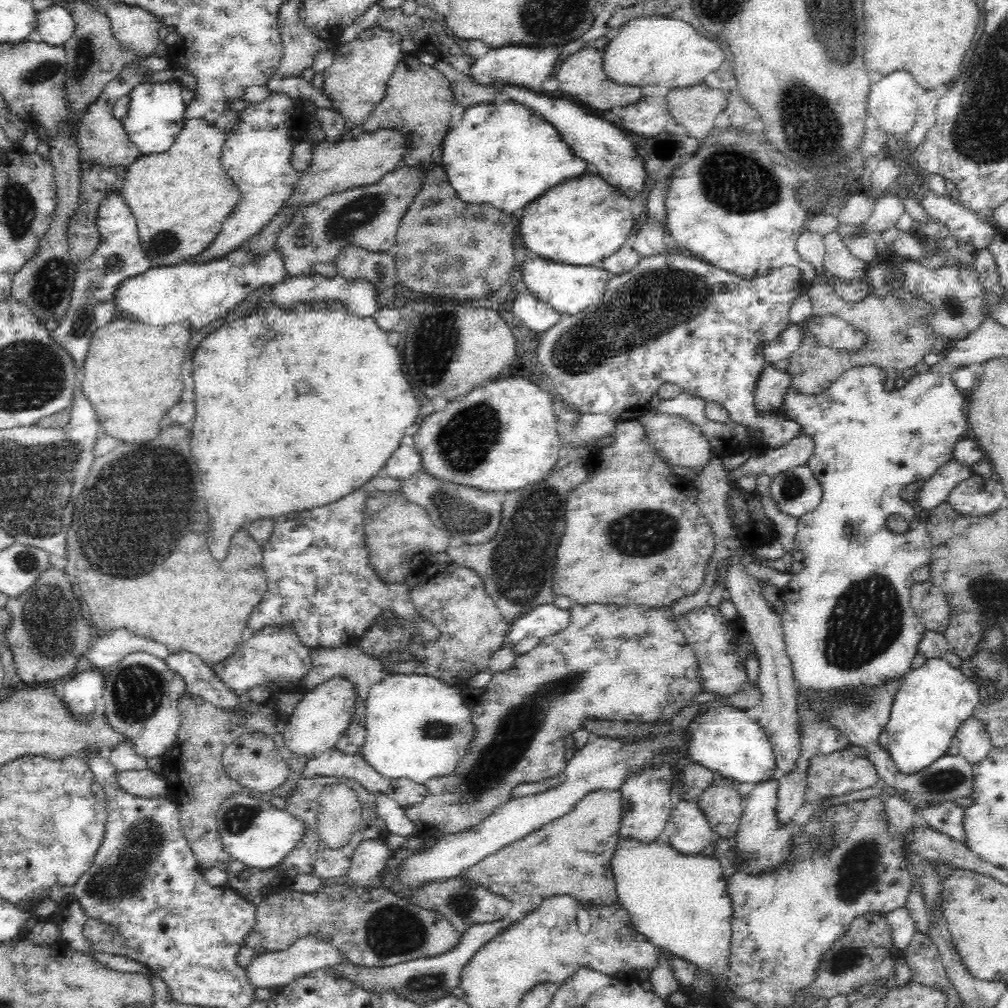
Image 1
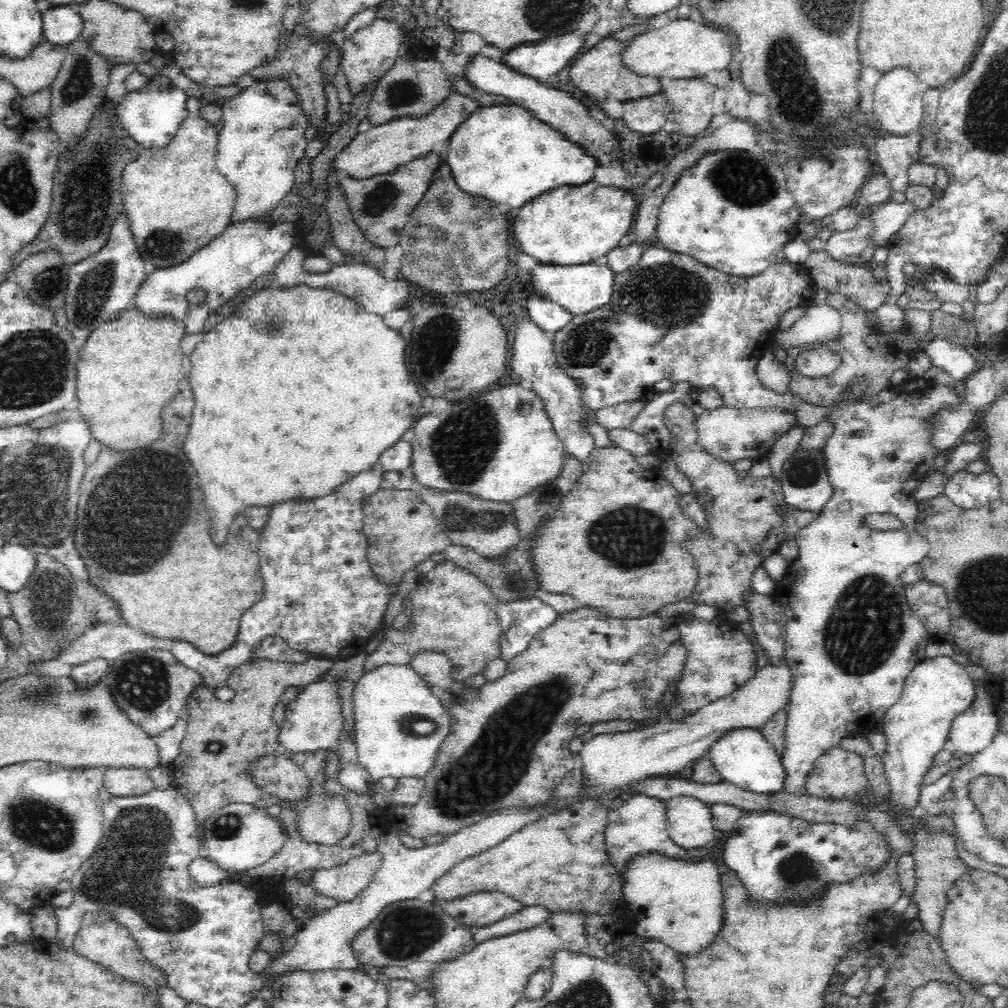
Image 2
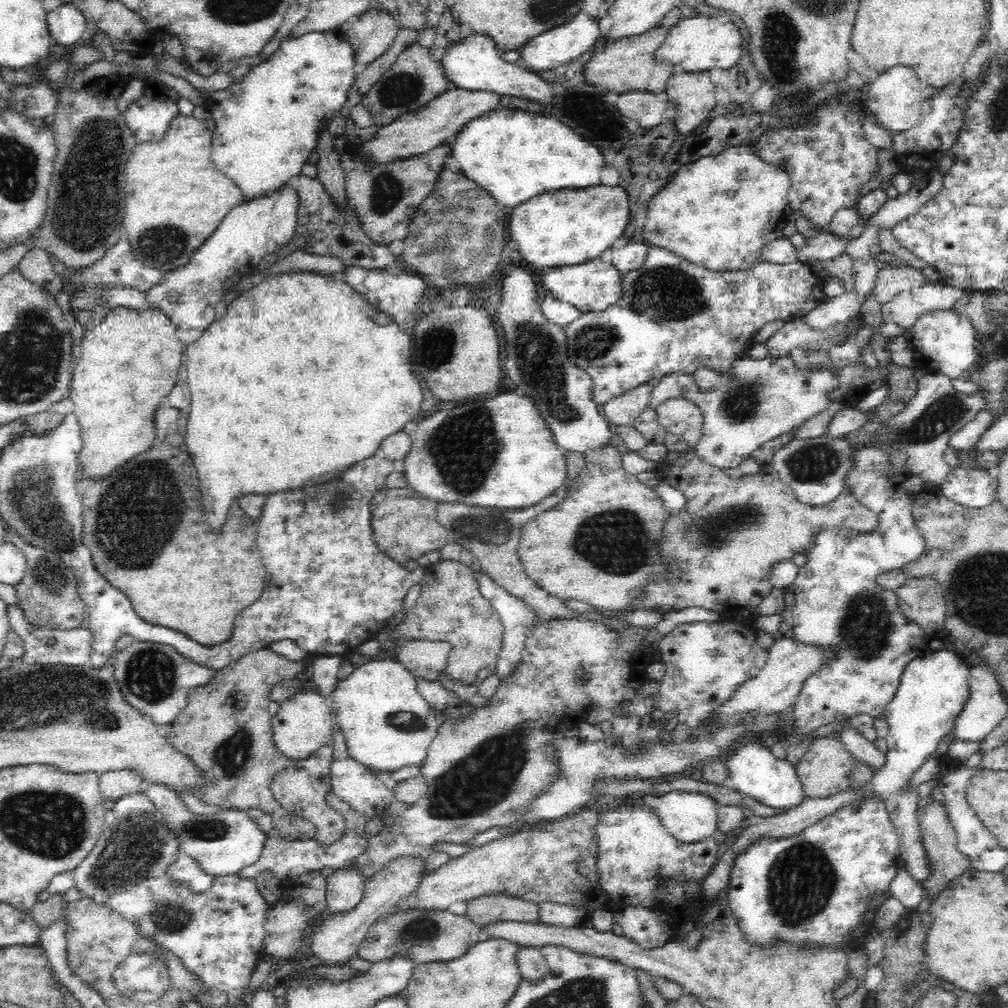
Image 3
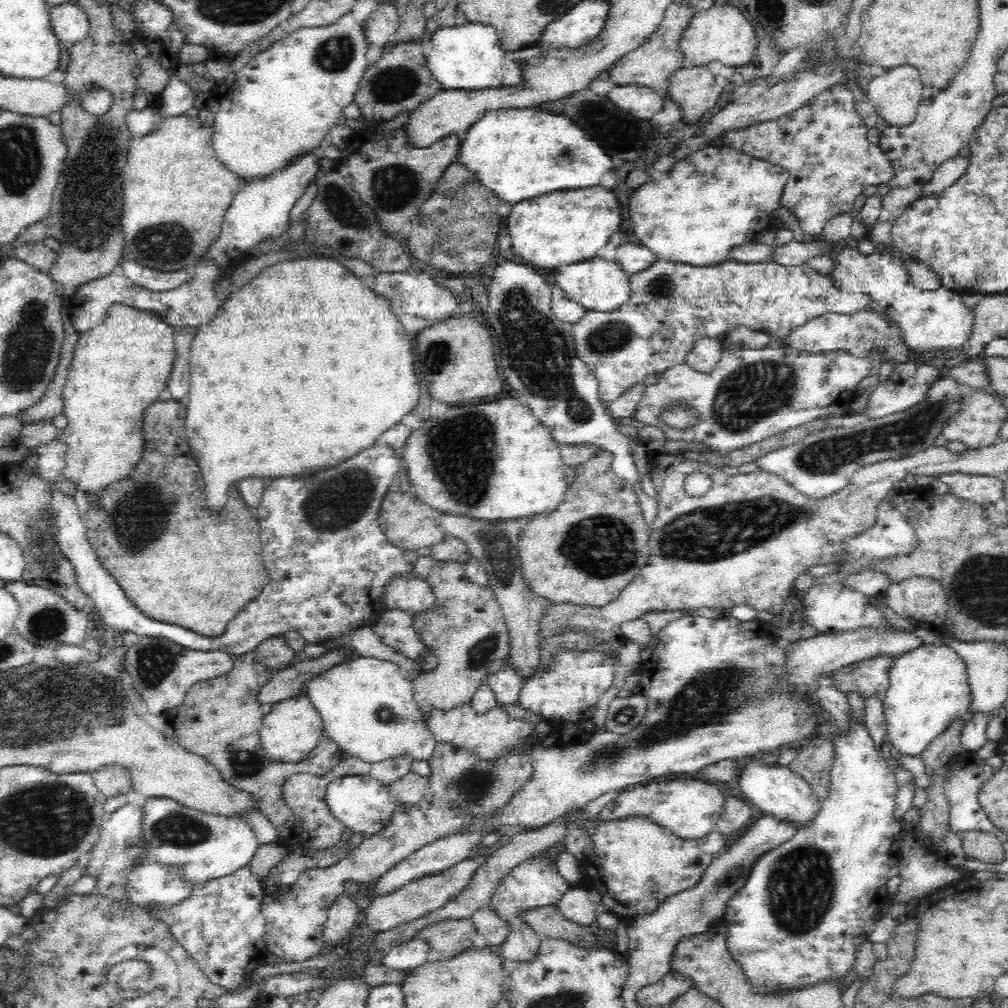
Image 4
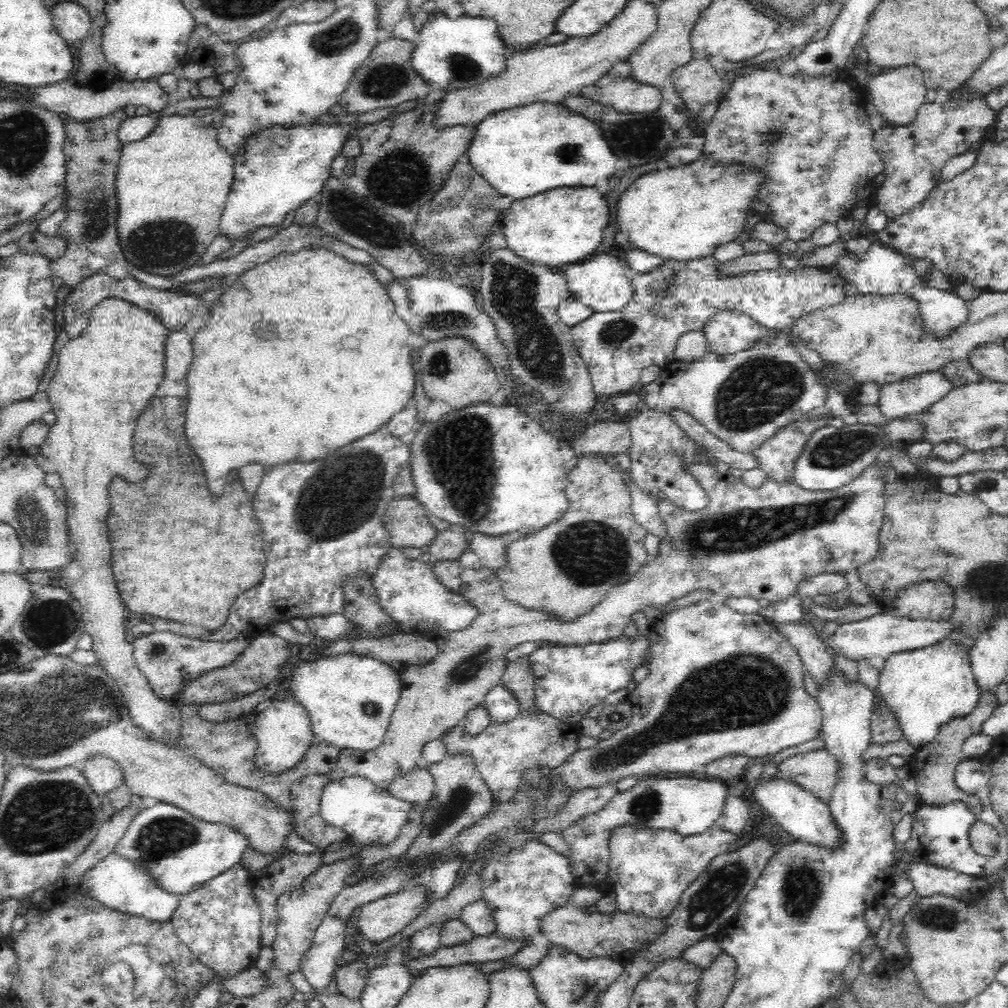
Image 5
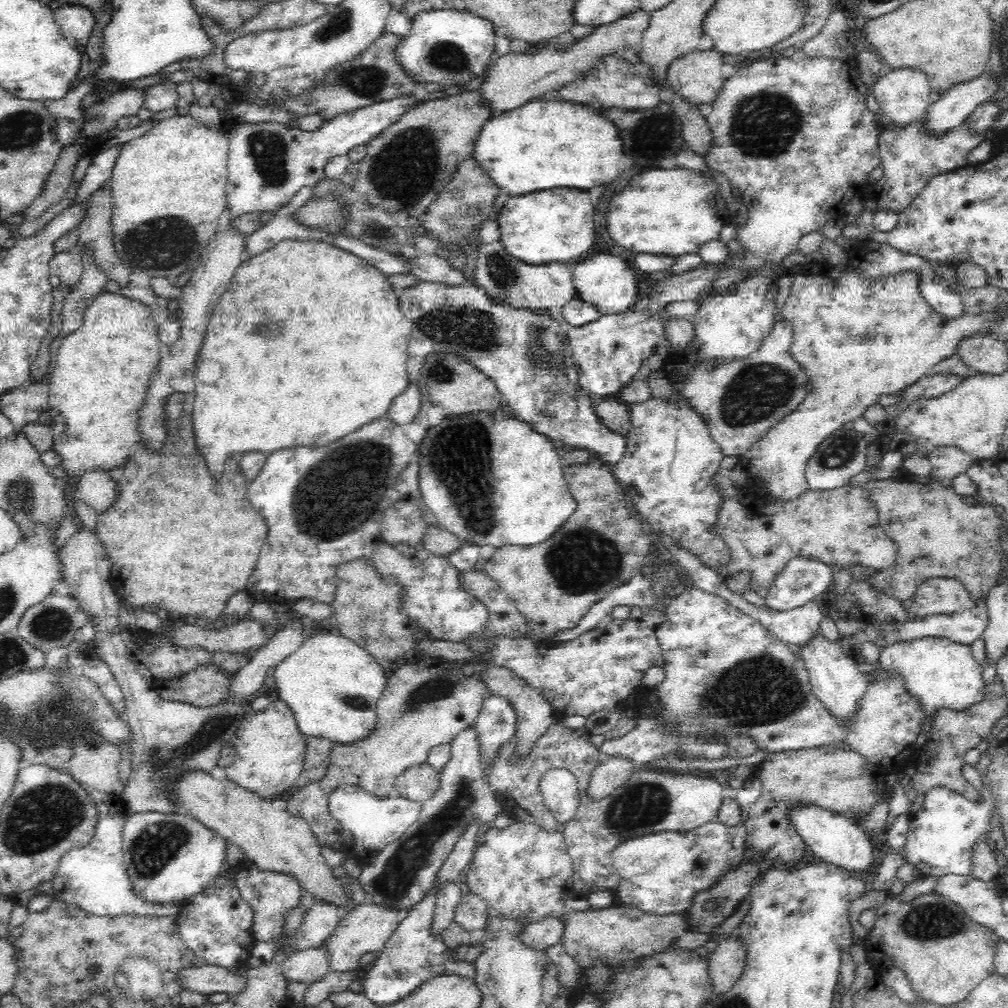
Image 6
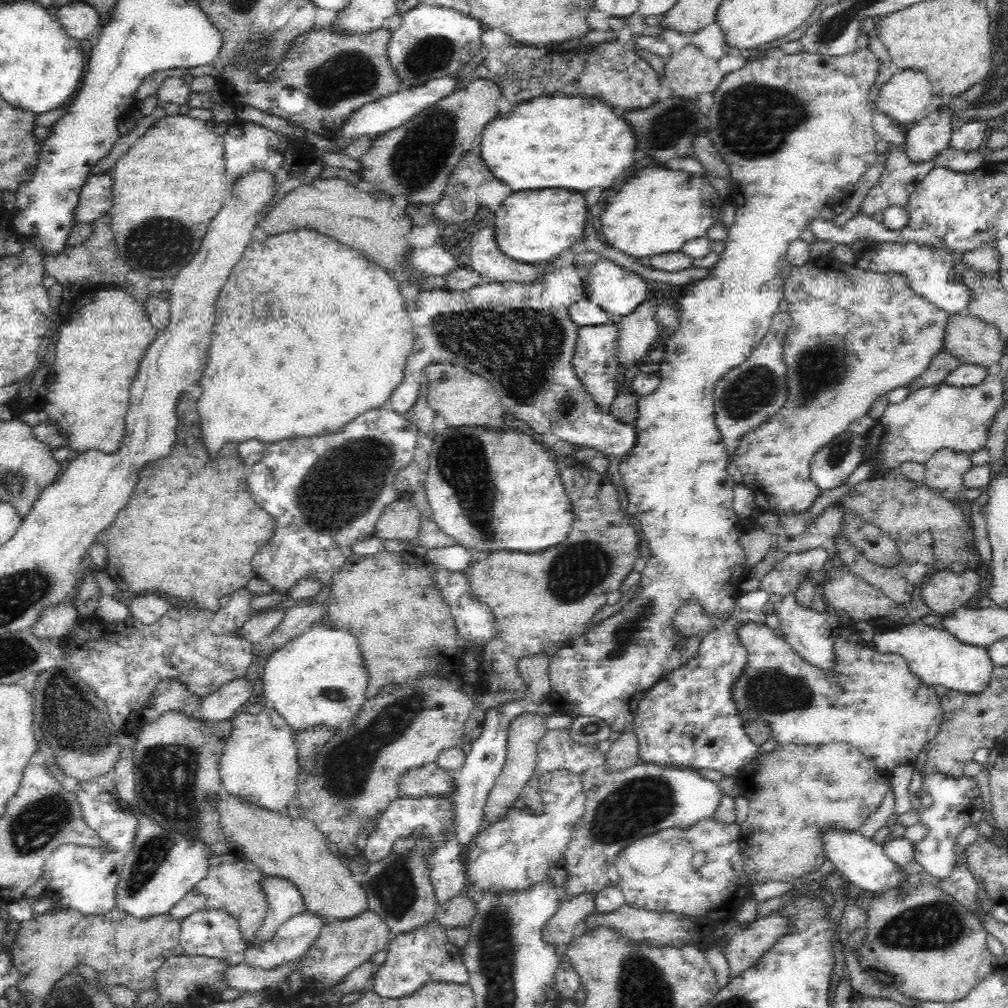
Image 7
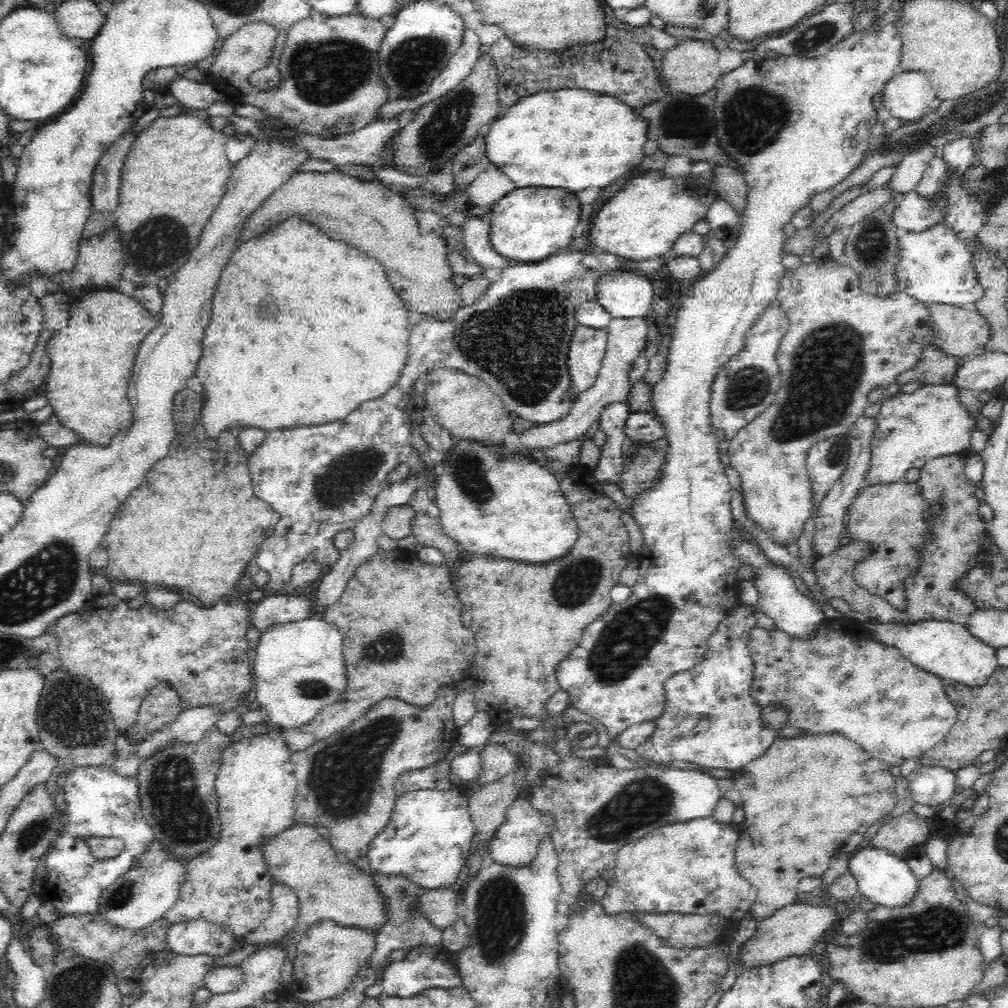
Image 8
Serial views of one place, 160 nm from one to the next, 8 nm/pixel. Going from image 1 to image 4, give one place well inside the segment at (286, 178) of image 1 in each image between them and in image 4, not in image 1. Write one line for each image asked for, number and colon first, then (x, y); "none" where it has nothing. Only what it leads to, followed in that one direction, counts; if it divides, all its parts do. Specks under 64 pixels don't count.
2: (261, 142)
3: (268, 122)
4: (281, 104)

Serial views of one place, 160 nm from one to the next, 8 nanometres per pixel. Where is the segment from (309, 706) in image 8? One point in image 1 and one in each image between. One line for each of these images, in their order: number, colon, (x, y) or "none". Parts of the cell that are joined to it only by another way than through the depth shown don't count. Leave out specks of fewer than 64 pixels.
1: (417, 727)
2: (398, 722)
3: (386, 723)
4: (366, 706)
5: (349, 698)
6: (331, 685)
7: (315, 677)

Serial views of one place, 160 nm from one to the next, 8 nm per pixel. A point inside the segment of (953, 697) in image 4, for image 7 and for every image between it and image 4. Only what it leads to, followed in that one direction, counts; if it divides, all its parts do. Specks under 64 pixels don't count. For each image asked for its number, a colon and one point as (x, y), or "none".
5: (926, 687)
6: (941, 673)
7: (934, 654)

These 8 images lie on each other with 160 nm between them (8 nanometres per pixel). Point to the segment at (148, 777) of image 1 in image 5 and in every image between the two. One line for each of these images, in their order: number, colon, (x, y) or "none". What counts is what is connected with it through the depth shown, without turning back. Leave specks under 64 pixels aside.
2: (123, 782)
3: (113, 784)
4: (110, 780)
5: (103, 774)

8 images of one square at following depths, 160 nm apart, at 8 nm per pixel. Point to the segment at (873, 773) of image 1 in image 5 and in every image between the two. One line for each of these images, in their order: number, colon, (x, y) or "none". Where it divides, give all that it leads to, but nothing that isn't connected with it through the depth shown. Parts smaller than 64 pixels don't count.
2: (836, 774)
3: (823, 767)
4: (813, 762)
5: (818, 771)

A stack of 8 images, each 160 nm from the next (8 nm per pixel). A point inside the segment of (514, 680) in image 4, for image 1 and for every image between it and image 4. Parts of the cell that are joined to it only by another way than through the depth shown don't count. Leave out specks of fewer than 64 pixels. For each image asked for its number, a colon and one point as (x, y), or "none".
1: (523, 632)
2: (520, 620)
3: (516, 616)

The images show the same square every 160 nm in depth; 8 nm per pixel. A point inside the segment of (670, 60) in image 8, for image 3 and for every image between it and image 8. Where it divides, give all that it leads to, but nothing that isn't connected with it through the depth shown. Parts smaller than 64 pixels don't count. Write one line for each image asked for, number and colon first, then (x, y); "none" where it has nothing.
3: (693, 95)
4: (694, 88)
5: (697, 82)
6: (697, 76)
7: (689, 72)

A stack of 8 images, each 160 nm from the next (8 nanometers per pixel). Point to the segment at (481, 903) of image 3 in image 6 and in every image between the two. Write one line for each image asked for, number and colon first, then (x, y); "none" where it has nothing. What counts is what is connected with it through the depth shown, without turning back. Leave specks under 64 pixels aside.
4: (548, 922)
5: (619, 936)
6: (620, 932)

